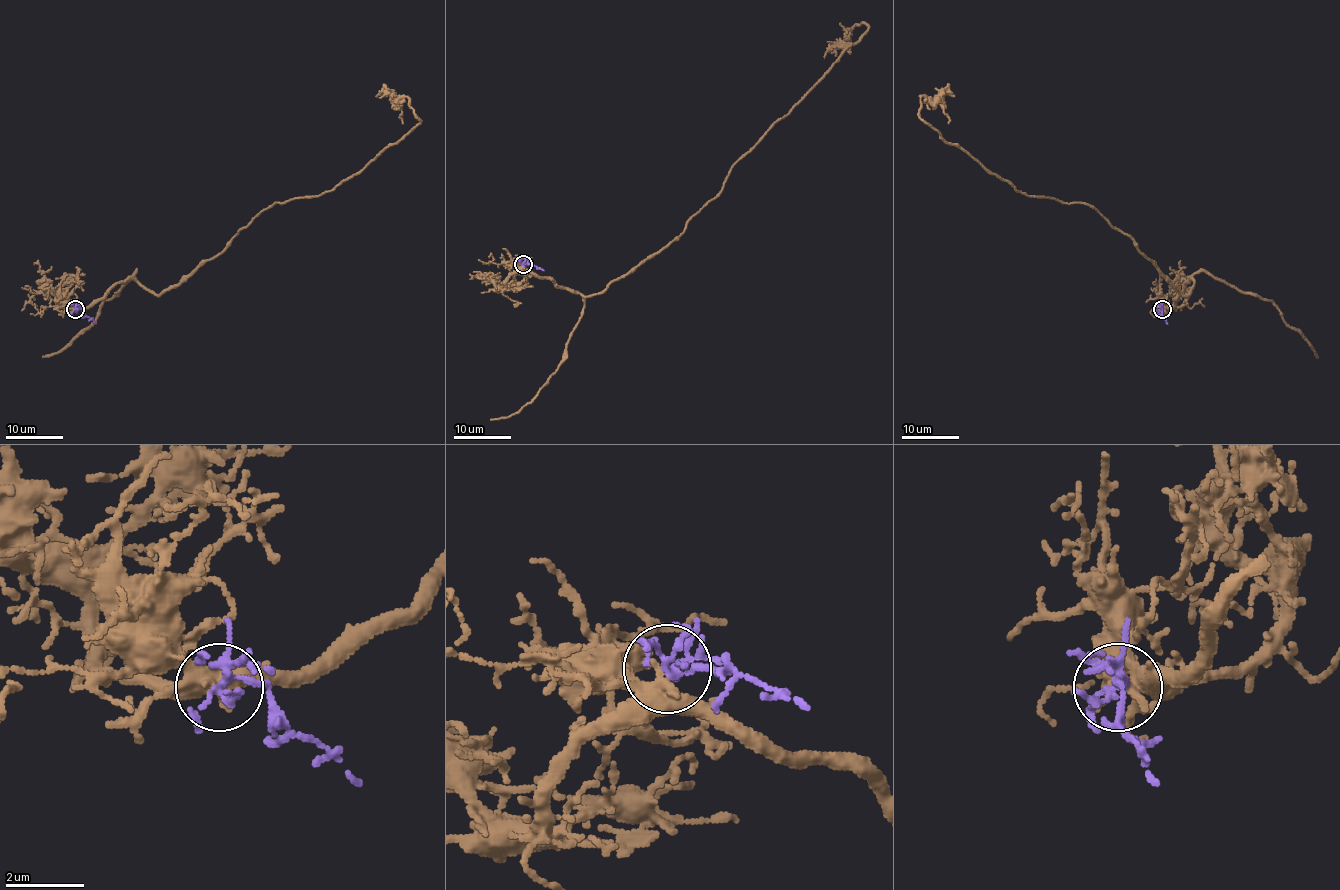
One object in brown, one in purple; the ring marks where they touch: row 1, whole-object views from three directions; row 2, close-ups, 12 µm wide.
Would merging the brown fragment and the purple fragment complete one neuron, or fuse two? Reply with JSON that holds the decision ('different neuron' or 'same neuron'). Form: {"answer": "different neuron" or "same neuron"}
{"answer": "same neuron"}

